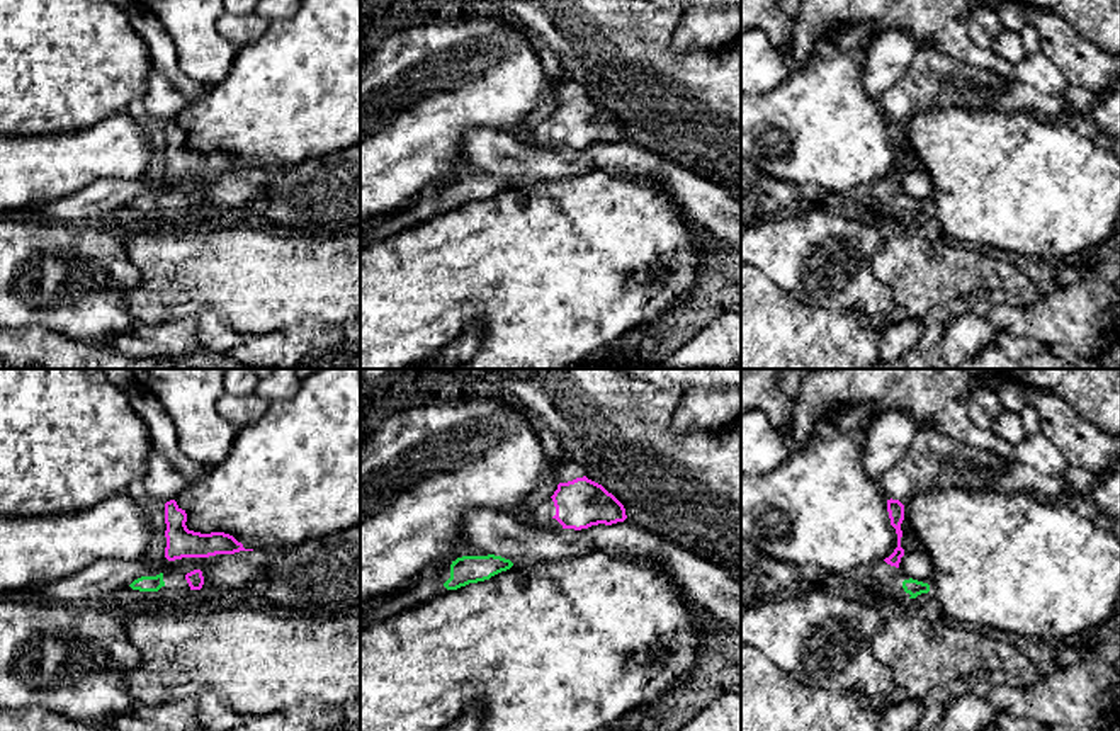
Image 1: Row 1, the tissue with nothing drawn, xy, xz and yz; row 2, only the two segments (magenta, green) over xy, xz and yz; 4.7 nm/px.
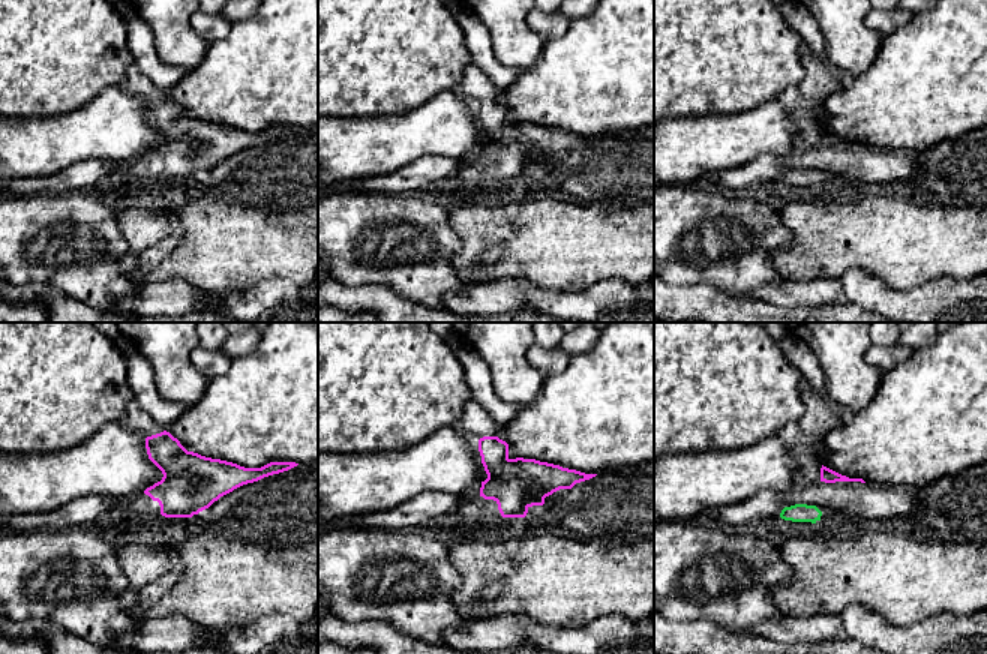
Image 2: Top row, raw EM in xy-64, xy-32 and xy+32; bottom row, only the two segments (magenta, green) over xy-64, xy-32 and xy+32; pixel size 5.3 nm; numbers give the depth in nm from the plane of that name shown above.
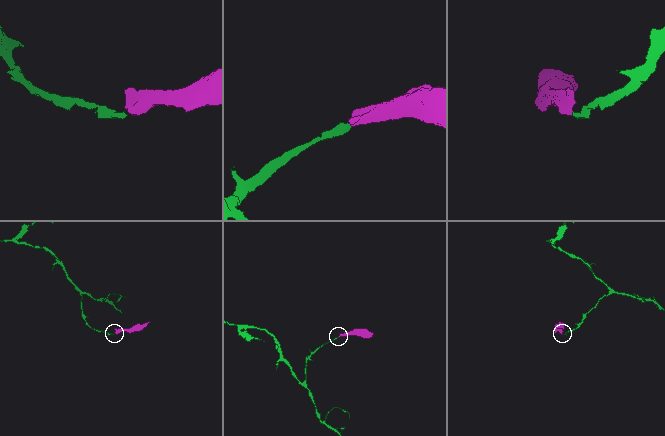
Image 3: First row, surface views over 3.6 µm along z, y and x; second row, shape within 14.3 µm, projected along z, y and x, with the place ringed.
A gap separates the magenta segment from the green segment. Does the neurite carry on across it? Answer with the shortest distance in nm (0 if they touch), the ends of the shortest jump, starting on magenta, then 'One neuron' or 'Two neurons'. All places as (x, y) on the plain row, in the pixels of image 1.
Distance 70 nm. Across: xy (169, 179), (162, 192). One neuron

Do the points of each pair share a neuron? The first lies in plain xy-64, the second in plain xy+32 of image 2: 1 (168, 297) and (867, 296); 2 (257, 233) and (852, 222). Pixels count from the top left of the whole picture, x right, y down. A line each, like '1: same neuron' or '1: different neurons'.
1: different neurons
2: same neuron

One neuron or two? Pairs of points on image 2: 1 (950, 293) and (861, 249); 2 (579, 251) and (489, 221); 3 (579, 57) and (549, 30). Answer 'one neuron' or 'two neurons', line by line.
1: two neurons
2: one neuron
3: two neurons

